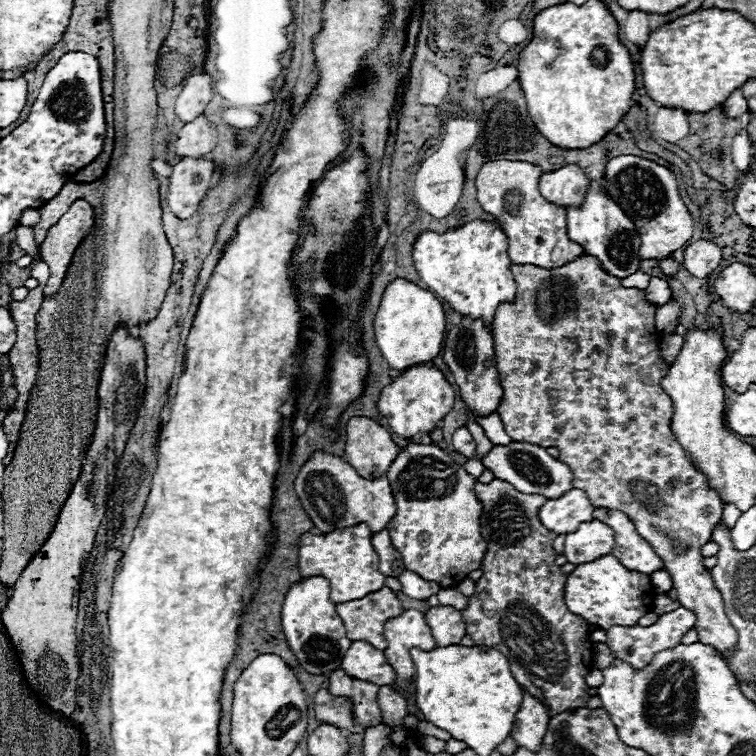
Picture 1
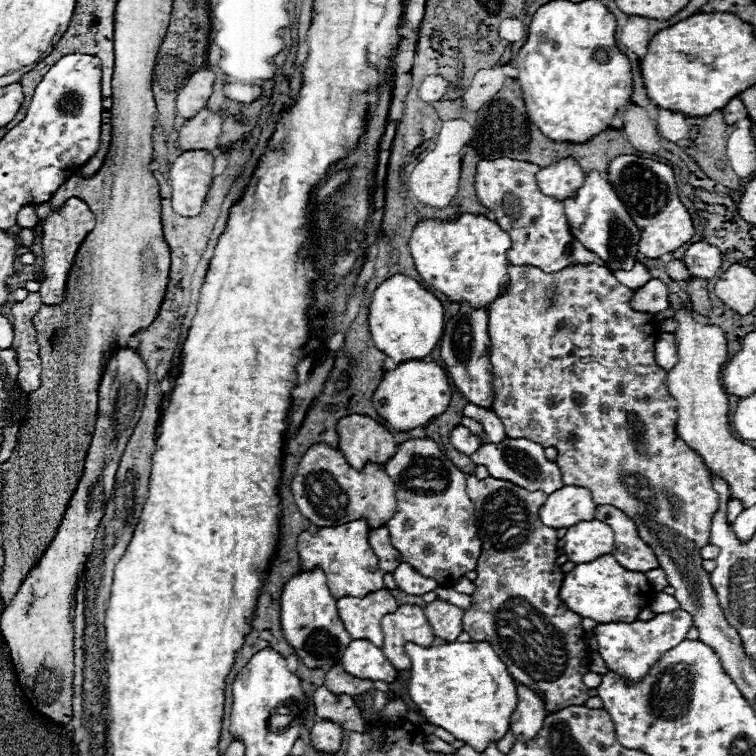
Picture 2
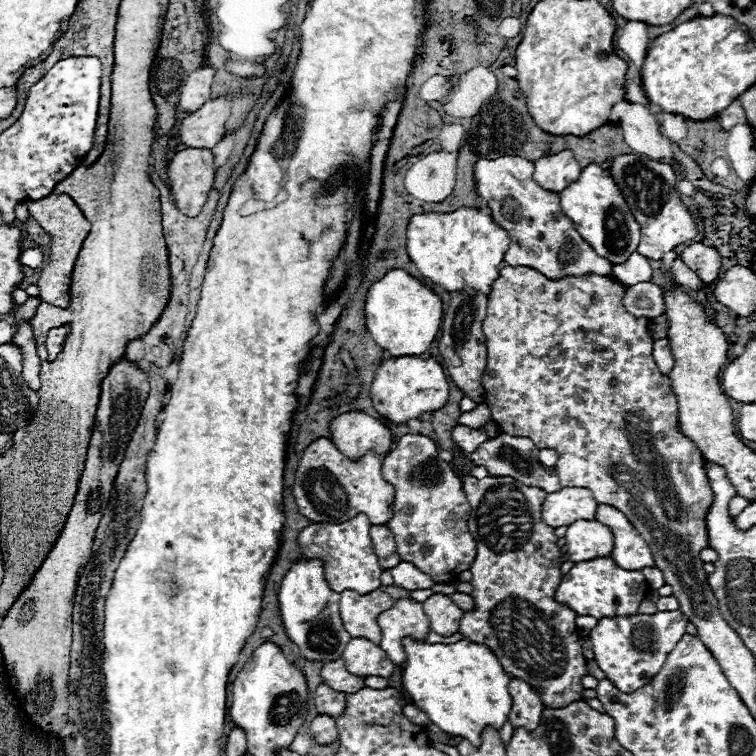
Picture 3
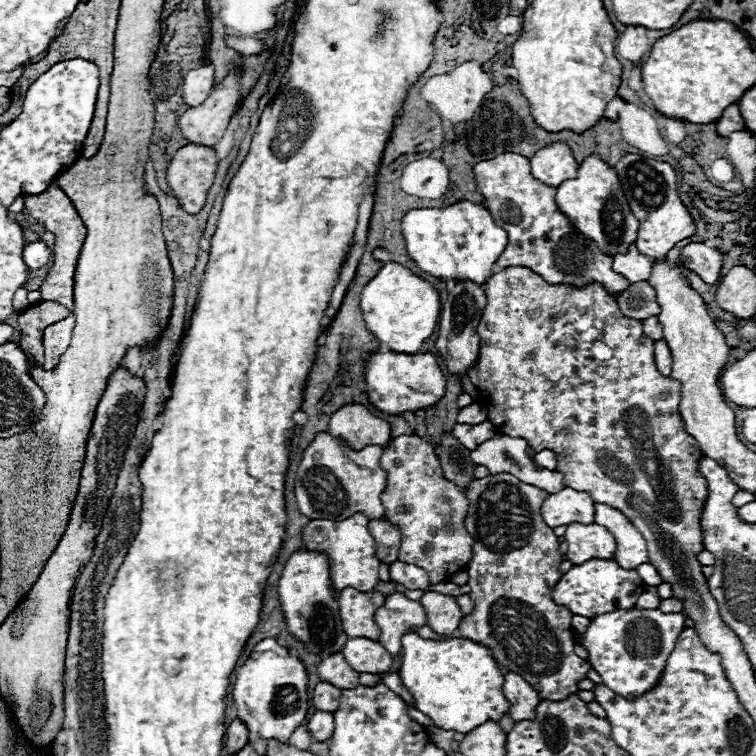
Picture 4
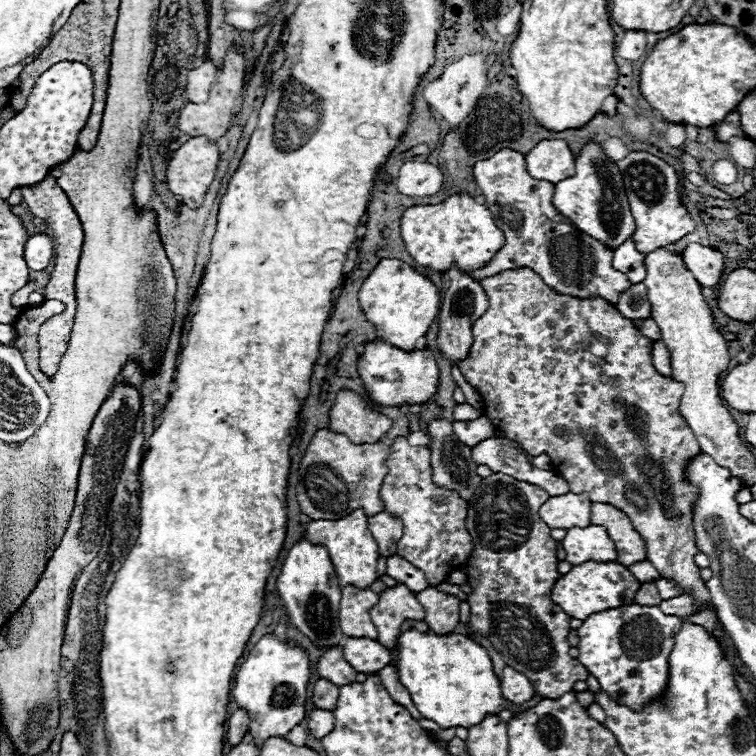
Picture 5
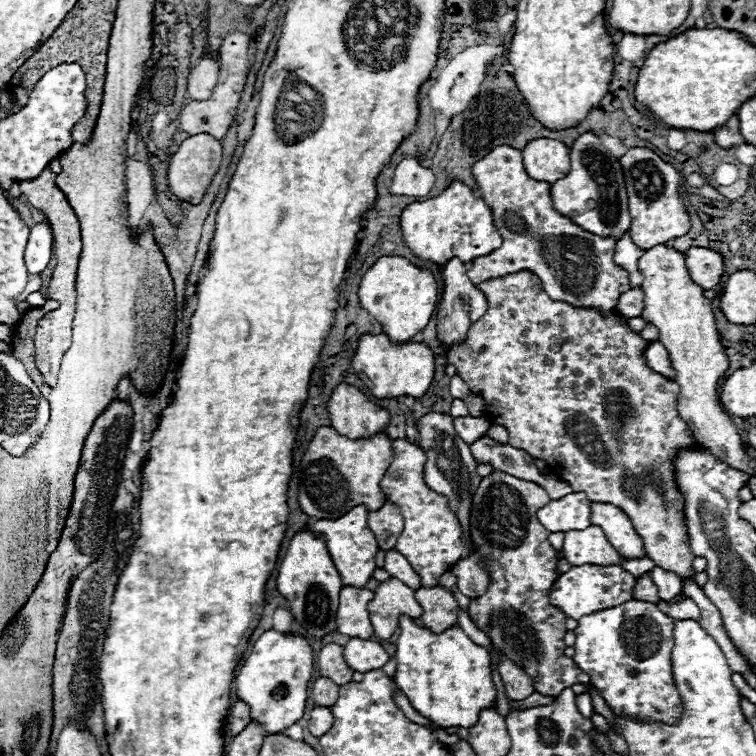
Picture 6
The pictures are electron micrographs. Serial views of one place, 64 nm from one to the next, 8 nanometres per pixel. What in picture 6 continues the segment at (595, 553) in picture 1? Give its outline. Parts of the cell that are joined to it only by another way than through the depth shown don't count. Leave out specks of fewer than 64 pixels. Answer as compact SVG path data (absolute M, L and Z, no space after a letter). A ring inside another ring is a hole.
M588 526L584 530L568 530L564 534L562 552L572 566L580 564L612 566L622 562L618 550L608 542L600 526Z

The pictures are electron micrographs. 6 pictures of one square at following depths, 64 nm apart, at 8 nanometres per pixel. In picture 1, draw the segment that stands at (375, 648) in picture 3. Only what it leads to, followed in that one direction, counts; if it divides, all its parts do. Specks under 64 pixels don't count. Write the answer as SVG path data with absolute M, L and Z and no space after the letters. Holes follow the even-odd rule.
M364 640L352 642L348 652L344 654L342 668L344 672L348 672L348 676L356 676L358 680L368 680L378 686L392 686L396 682L396 672L386 662L384 652L376 650L372 644Z

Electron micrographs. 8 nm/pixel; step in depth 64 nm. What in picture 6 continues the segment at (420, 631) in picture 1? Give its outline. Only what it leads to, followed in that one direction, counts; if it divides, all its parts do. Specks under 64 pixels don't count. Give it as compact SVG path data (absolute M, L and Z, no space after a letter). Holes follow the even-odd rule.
M394 576L380 582L374 590L374 598L368 602L370 622L380 640L388 640L398 628L398 614L410 618L422 616L422 606L414 598L414 590L406 584L400 584Z

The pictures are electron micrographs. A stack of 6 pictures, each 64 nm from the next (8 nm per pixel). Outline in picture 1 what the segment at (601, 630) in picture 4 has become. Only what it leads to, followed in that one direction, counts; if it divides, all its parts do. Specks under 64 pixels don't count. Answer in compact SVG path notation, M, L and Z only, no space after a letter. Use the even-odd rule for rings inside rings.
M678 608L674 612L668 612L668 614L662 614L658 618L656 624L652 626L640 626L640 624L634 624L634 626L612 626L606 632L606 646L614 652L614 658L616 660L624 660L628 662L634 670L642 670L644 666L648 666L652 660L654 660L654 654L662 652L662 650L668 650L668 648L676 648L682 640L682 636L694 628L694 622L696 622L696 616L686 610L686 608Z

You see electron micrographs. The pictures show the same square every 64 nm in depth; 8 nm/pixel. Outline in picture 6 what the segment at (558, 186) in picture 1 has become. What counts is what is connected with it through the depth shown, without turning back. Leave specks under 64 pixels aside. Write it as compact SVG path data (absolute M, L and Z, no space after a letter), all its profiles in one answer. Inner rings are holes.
M534 138L522 150L522 162L534 180L556 182L570 168L570 150L564 142L552 138Z

